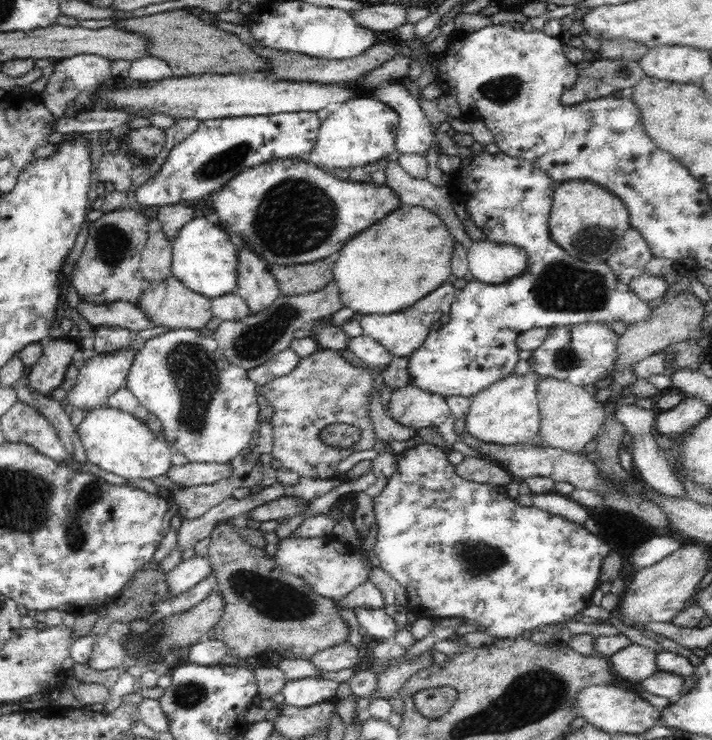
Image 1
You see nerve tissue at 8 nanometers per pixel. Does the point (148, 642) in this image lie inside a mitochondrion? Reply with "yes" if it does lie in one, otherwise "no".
yes

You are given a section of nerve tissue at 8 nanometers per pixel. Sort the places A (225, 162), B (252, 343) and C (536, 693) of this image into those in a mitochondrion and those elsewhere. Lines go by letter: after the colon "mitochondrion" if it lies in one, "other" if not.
A: mitochondrion
B: mitochondrion
C: mitochondrion

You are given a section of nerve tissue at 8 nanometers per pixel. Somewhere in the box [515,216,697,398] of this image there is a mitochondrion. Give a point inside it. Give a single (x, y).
(562, 286)

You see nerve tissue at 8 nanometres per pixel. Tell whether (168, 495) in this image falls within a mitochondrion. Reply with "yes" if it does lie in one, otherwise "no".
no

